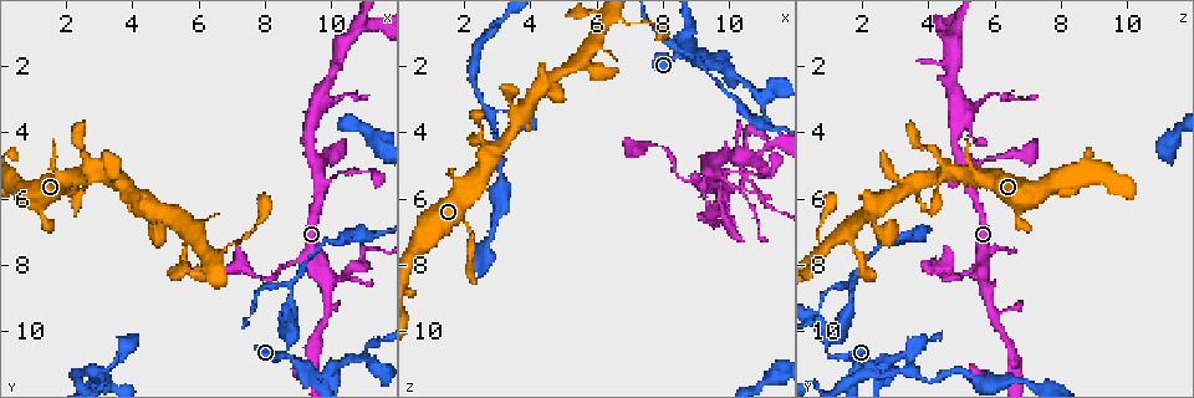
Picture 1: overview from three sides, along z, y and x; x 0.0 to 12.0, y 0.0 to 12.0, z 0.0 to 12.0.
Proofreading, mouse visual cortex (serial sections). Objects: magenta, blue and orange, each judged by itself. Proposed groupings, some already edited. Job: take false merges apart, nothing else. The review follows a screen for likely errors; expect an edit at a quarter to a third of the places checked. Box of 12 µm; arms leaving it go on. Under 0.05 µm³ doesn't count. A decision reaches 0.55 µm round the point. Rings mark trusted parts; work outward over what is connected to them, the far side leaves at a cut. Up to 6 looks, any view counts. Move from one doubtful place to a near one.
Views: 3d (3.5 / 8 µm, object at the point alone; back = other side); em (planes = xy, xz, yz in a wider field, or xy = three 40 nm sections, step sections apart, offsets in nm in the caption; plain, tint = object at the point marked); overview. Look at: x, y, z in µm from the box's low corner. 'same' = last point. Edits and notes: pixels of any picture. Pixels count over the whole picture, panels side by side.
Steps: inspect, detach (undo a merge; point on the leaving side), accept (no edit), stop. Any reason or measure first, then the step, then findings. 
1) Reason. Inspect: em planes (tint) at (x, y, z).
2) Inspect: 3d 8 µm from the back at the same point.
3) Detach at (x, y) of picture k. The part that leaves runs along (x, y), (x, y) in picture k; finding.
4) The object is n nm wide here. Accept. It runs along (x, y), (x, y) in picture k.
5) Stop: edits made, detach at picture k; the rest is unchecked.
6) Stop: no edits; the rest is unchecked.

Thick turns thin. Inspect: 3d 8 µm at (10.4, 8.3, 5.4).

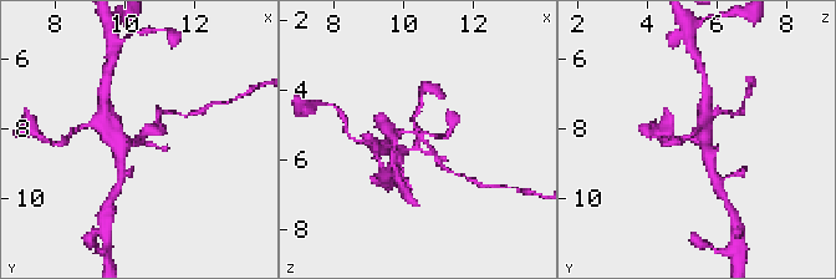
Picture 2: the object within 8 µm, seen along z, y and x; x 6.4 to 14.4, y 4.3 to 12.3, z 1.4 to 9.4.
Now the EM. Inspect: em xy step 5 (tint) at (10.6, 8.2, 5.4).

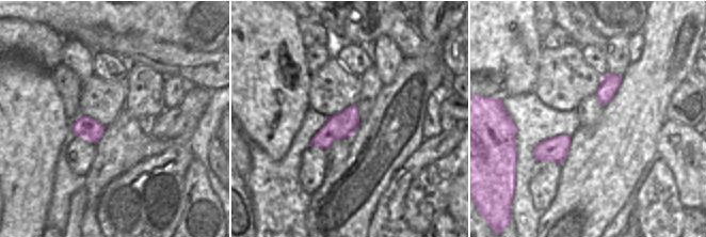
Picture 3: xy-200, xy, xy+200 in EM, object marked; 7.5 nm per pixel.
Detach at (718, 110) of picture 2. A border runs along (600, 83), (619, 84) in picture 3; a second cell is stuck on.

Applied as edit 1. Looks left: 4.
Inspect: overview.

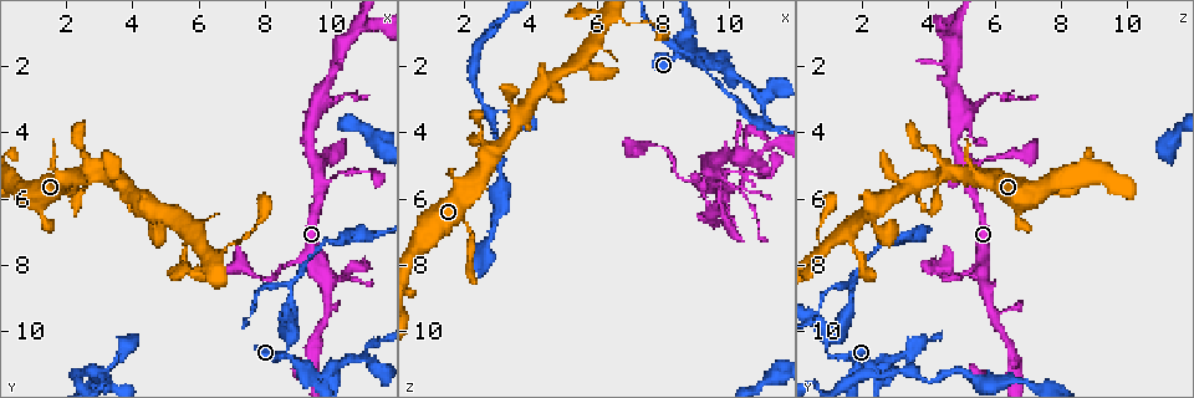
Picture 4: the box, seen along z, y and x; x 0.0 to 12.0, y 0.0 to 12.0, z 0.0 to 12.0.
Three-way junction. Inspect: 3d 3.5 µm at (9.3, 11.3, 1.9).

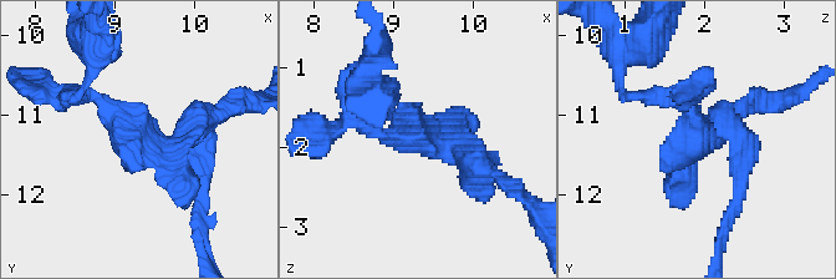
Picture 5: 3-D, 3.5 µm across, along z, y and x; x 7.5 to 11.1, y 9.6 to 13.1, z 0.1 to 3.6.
The arms are 150, 300, 300 nm wide. Detach at (193, 191) of picture 5. Two cells meet here.

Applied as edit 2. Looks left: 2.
Stop: edits made, detach at picture 2, detach at picture 5; the rest is unchecked.

